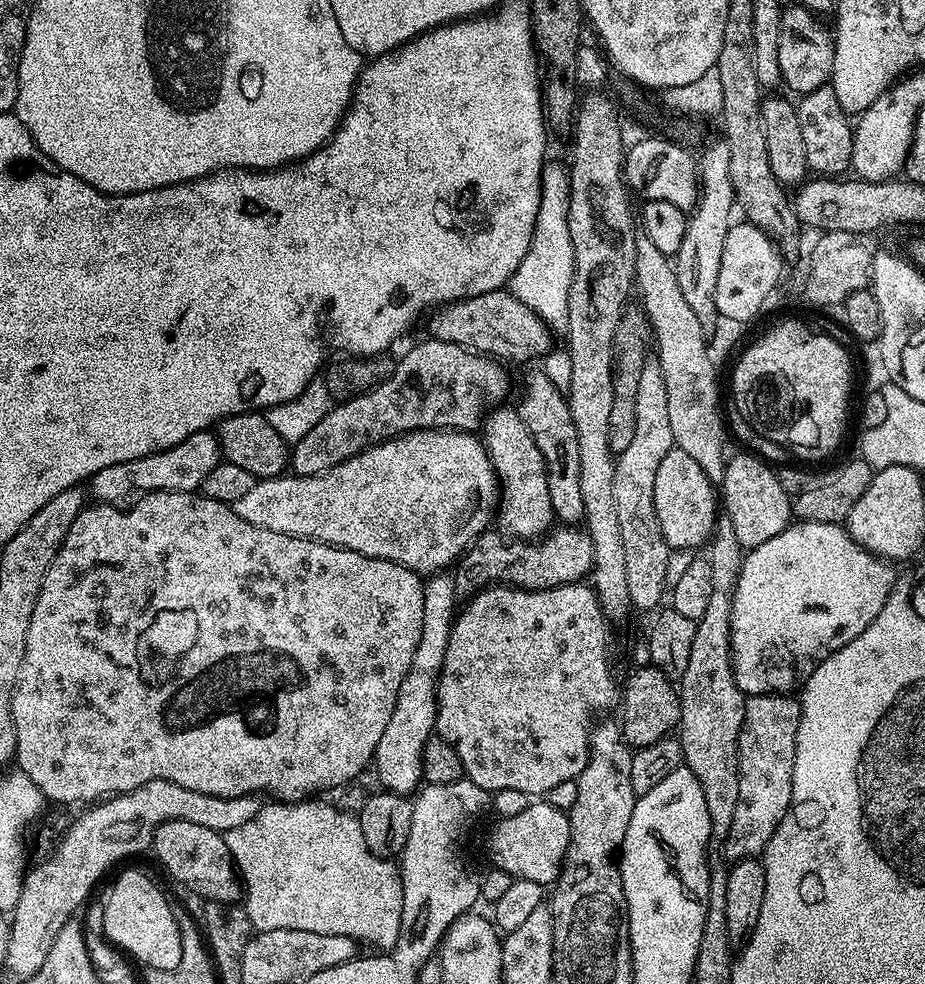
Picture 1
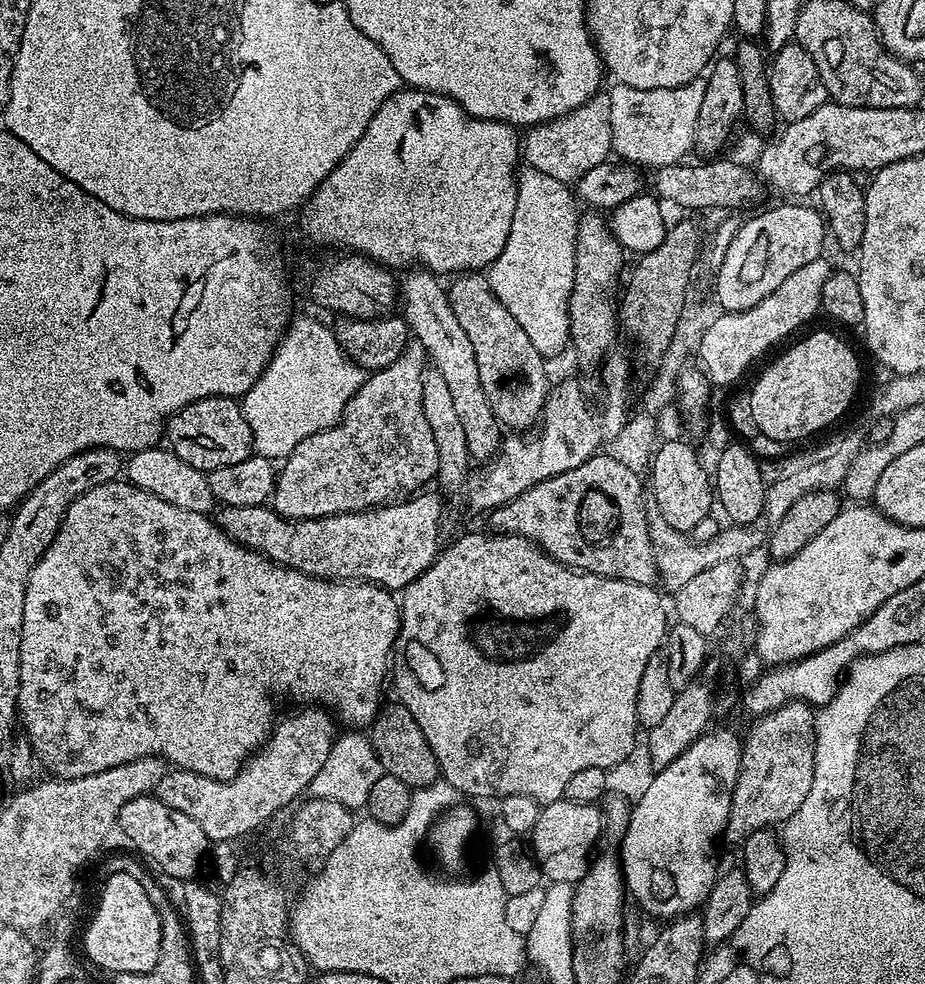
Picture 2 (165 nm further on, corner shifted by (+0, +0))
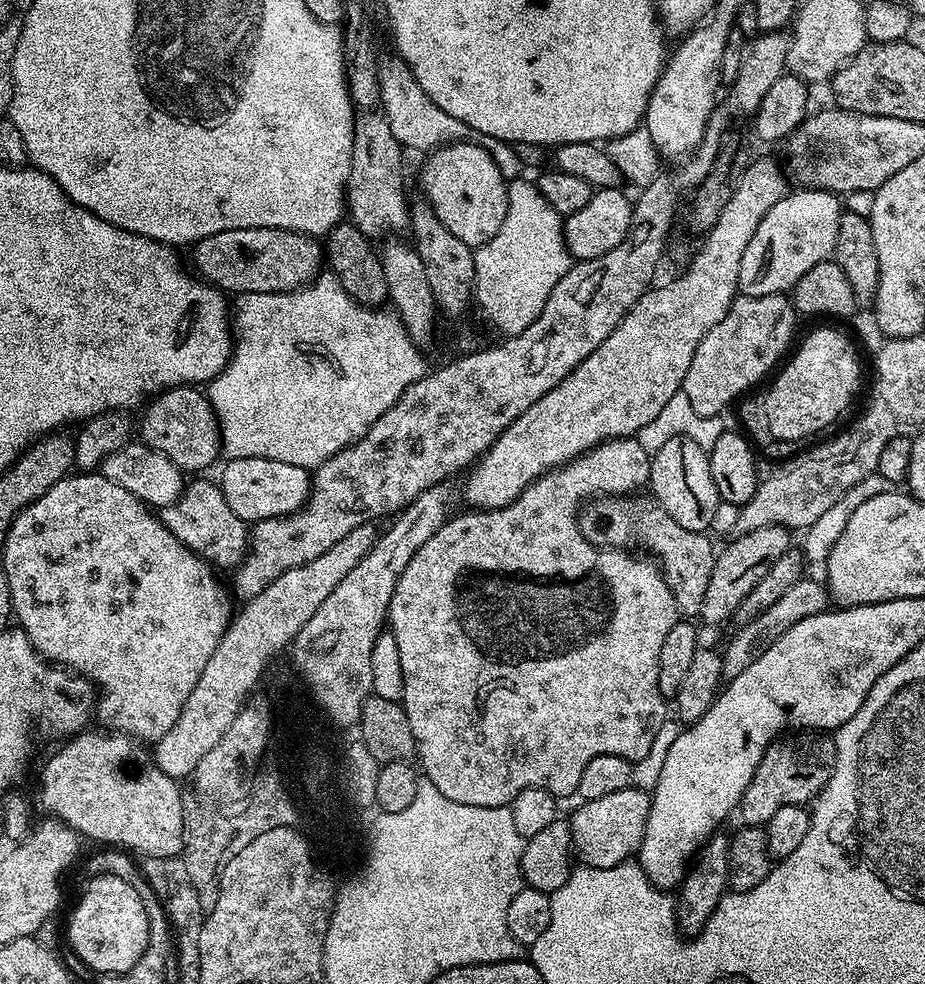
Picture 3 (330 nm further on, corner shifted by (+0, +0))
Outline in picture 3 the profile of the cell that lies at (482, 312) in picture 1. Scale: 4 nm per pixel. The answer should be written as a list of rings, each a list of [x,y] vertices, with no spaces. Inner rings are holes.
[[[277,228],[222,230],[222,234],[210,234],[210,238],[196,241],[190,252],[195,275],[225,294],[293,292],[312,283],[326,260],[325,249],[317,237]]]

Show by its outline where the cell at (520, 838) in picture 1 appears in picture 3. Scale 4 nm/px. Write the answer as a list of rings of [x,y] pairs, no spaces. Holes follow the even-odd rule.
[[[639,786],[583,801],[581,808],[570,816],[572,846],[579,863],[585,868],[609,868],[631,861],[640,851],[651,805],[651,795]]]

